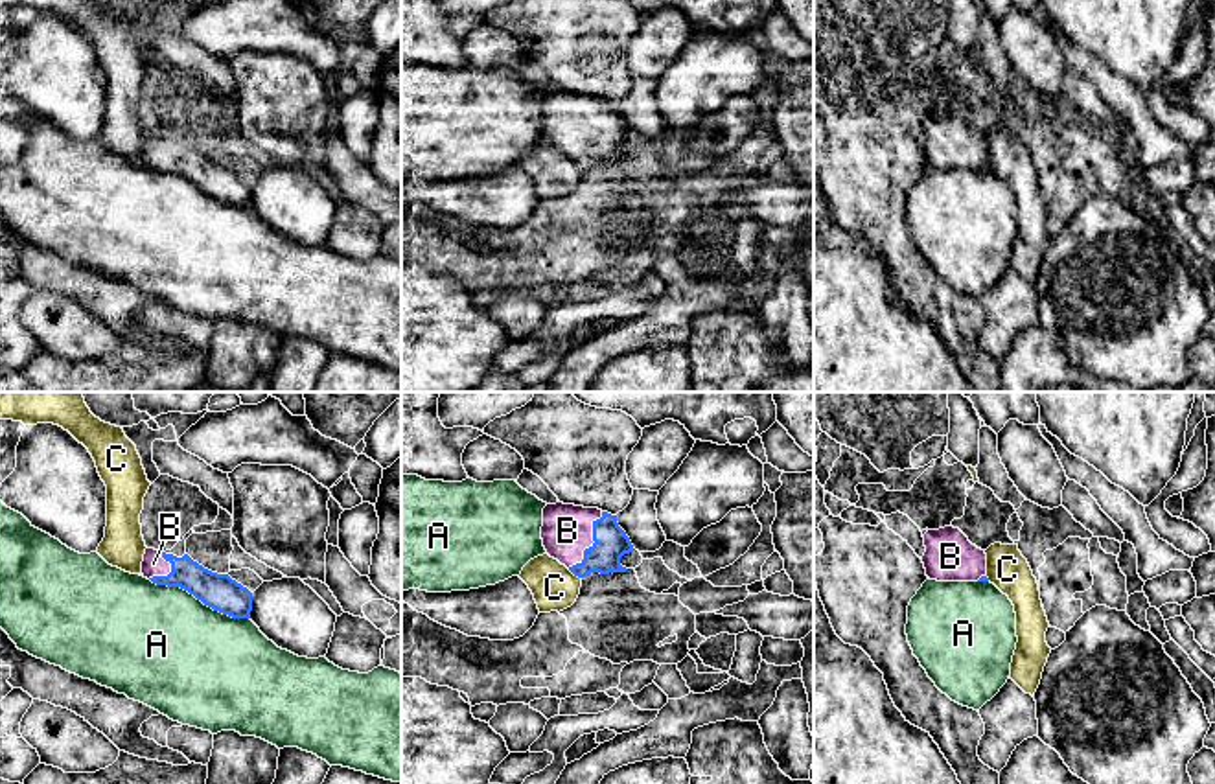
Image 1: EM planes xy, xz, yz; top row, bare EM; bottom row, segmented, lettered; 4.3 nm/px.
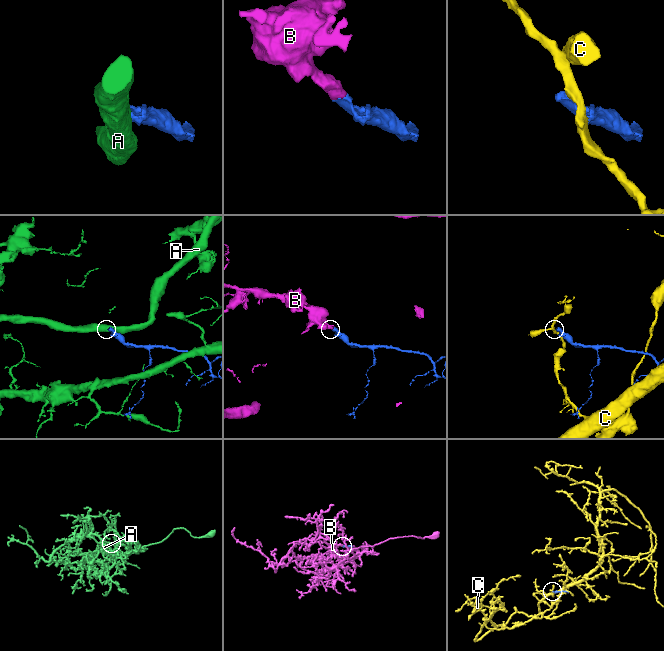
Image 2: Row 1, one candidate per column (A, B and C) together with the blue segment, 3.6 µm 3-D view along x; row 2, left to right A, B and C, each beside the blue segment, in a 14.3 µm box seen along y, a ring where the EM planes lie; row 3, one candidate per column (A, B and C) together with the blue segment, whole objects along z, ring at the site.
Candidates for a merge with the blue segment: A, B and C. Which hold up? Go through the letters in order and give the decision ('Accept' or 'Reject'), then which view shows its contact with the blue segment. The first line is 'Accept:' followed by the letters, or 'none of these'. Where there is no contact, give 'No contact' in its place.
Accept: B
A: Reject. Touches blue in xy
B: Accept. Touches blue in xz
C: Reject. Touches blue in xz

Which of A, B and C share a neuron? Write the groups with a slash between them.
A / B / C

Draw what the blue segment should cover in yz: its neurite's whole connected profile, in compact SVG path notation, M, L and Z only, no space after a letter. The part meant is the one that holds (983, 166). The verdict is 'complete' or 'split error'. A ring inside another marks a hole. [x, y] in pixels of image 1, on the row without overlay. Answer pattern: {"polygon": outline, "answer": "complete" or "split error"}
{"polygon": "M954 114L928 118L922 151L926 164L937 169L989 169L987 142Z", "answer": "split error"}

